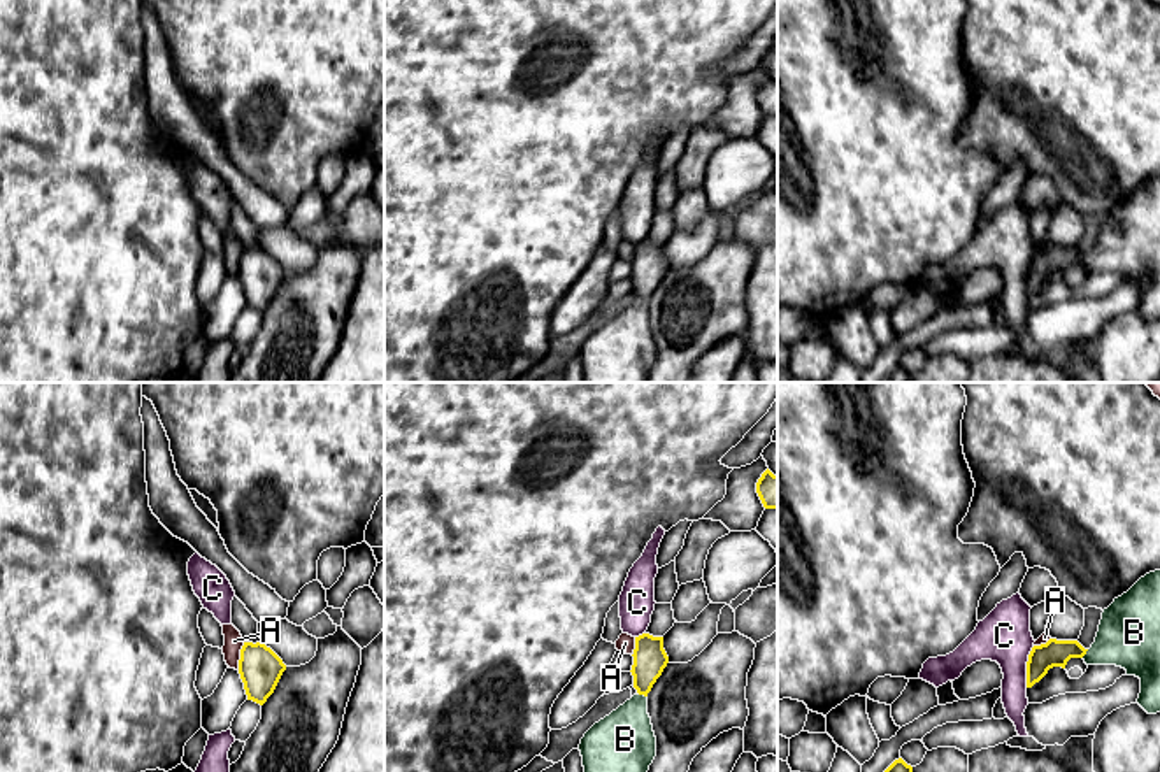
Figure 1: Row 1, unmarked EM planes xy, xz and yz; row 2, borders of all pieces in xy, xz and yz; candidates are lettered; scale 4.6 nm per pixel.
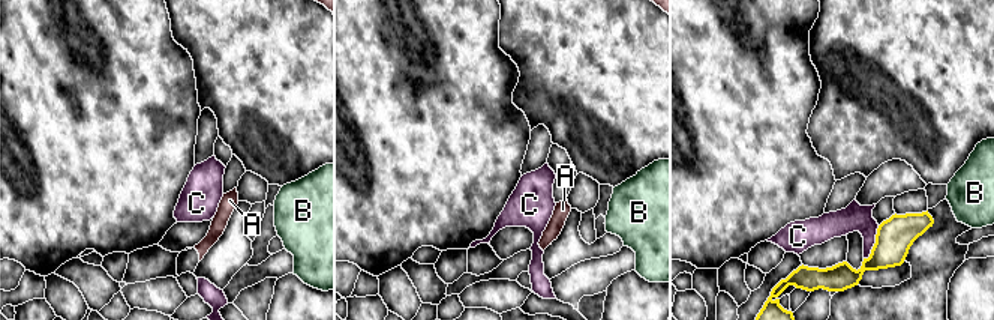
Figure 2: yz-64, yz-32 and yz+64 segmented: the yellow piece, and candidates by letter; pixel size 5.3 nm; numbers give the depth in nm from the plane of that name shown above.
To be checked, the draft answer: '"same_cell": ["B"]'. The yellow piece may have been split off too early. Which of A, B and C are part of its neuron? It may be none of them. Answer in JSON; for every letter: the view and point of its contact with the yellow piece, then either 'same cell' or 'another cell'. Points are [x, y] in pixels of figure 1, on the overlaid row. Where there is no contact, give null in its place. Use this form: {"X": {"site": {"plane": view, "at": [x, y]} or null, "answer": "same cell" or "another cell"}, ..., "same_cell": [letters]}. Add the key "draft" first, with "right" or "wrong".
{"draft": "right", "A": {"site": {"plane": "xy", "at": [241, 657]}, "answer": "another cell"}, "B": {"site": {"plane": "xz", "at": [643, 693]}, "answer": "same cell"}, "C": {"site": {"plane": "yz", "at": [1027, 667]}, "answer": "another cell"}, "same_cell": ["B"]}

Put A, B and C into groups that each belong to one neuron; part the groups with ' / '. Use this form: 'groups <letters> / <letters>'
groups A / B / C

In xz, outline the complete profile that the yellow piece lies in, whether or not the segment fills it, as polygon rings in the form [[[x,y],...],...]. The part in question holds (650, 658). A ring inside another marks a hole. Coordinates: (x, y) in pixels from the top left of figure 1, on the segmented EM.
[[[635,637],[632,656],[637,693],[584,733],[579,744],[584,772],[648,772],[656,756],[648,693],[669,663],[663,637]]]

